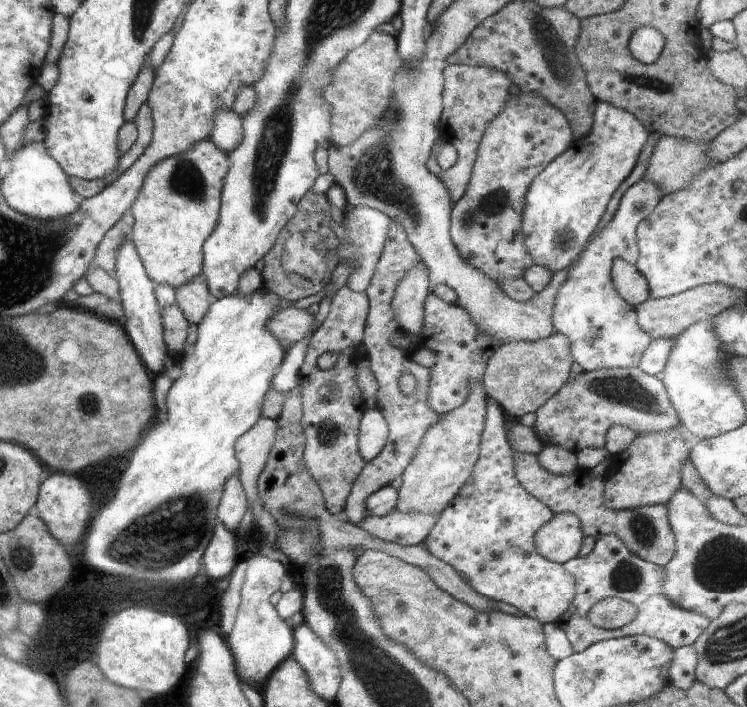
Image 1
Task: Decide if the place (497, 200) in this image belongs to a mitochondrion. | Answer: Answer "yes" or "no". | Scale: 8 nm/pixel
yes

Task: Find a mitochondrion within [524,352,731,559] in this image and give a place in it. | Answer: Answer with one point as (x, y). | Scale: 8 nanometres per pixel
(627, 391)

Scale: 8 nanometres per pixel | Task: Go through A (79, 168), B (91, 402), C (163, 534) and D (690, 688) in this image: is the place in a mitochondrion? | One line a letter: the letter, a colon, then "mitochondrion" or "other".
A: other
B: mitochondrion
C: mitochondrion
D: other

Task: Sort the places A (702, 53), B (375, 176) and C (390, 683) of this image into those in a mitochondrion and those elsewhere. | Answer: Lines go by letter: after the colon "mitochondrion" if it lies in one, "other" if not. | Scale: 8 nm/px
A: other
B: mitochondrion
C: mitochondrion

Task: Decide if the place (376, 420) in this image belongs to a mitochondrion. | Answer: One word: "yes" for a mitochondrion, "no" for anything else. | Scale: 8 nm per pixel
no

